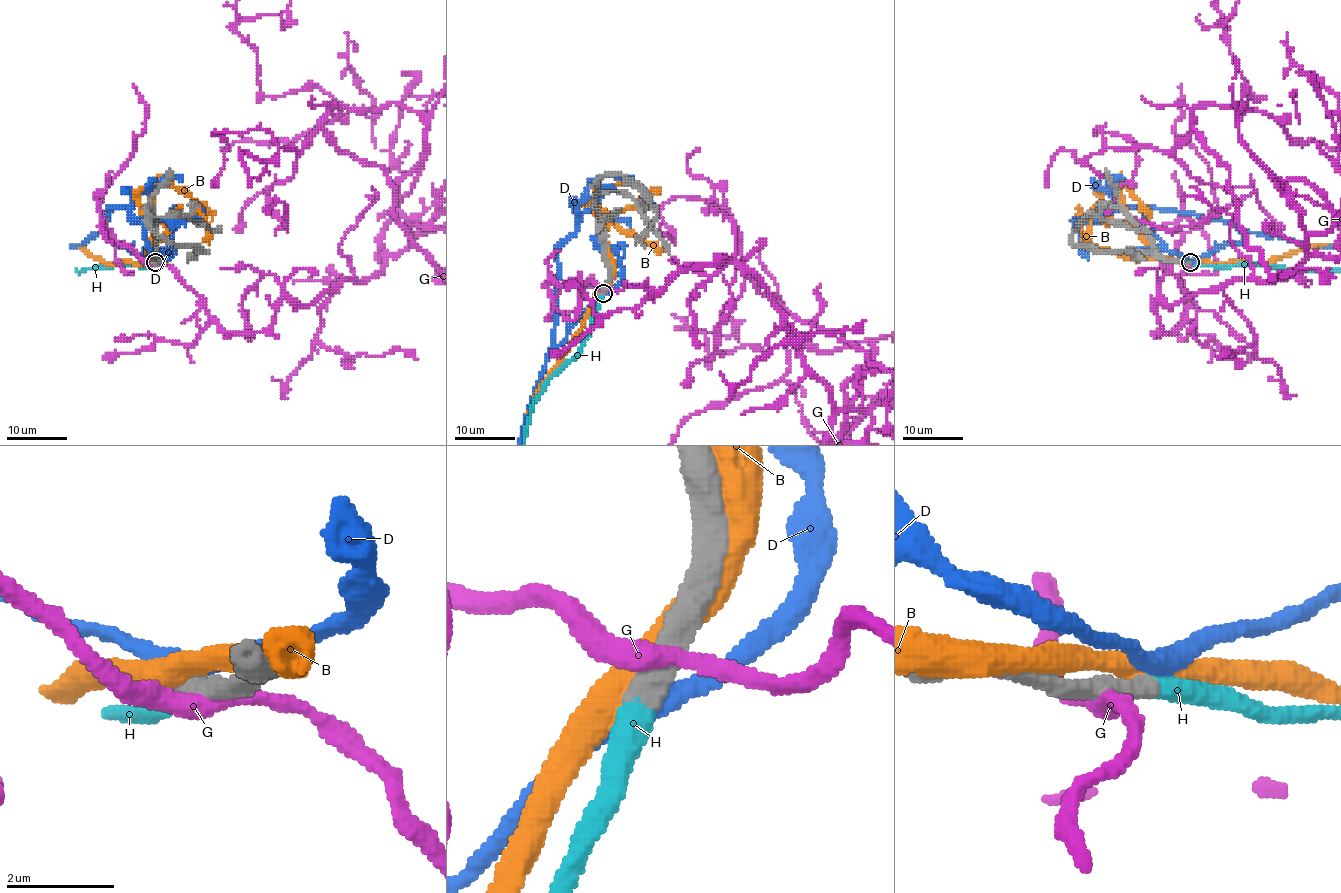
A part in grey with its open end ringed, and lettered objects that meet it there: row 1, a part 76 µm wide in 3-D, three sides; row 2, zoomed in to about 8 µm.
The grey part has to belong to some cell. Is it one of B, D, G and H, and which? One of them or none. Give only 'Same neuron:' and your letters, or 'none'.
Same neuron: H

